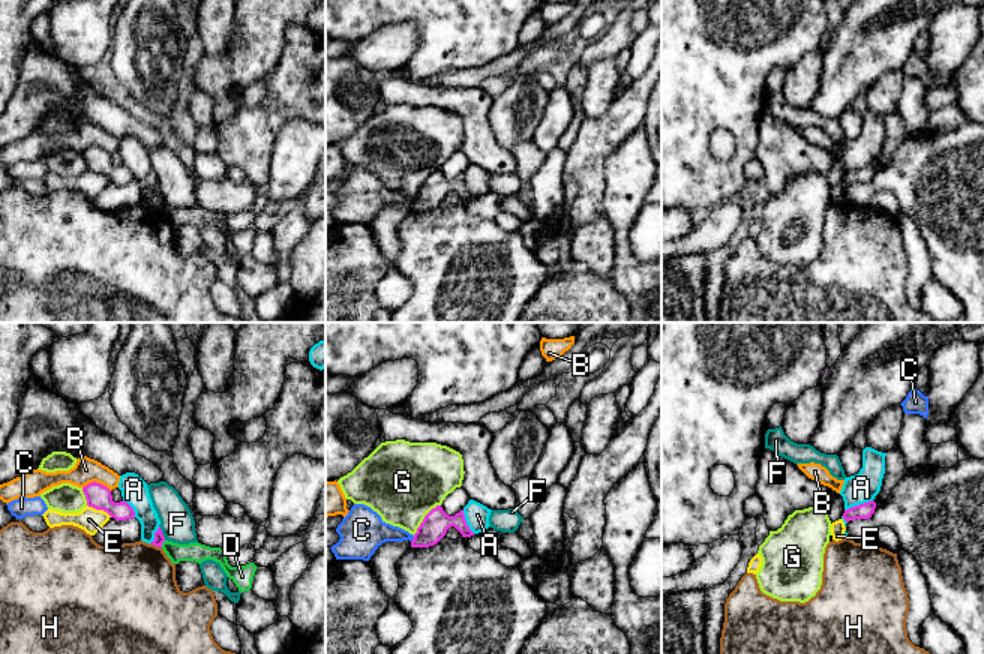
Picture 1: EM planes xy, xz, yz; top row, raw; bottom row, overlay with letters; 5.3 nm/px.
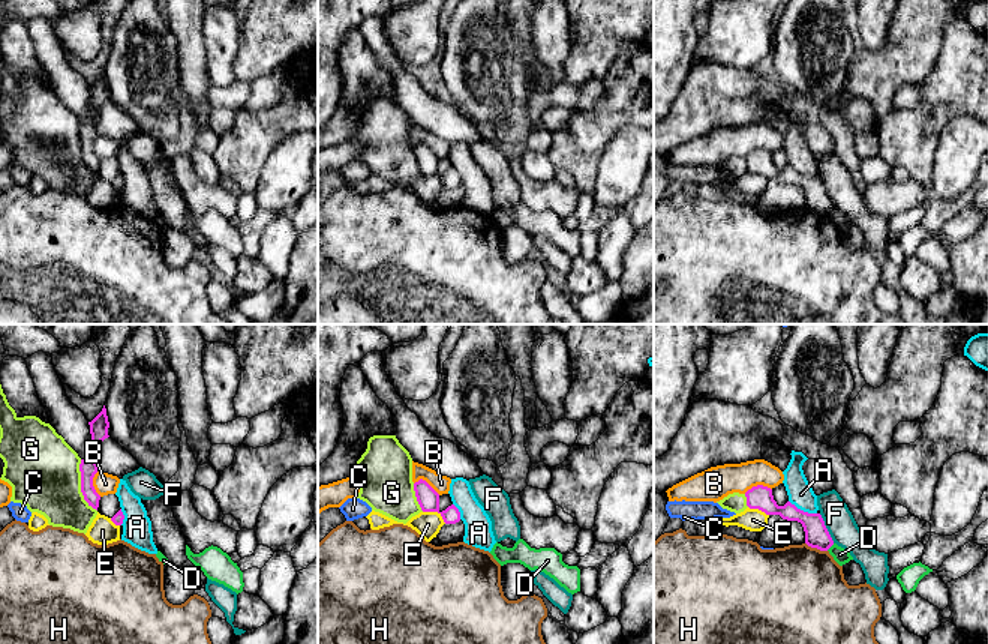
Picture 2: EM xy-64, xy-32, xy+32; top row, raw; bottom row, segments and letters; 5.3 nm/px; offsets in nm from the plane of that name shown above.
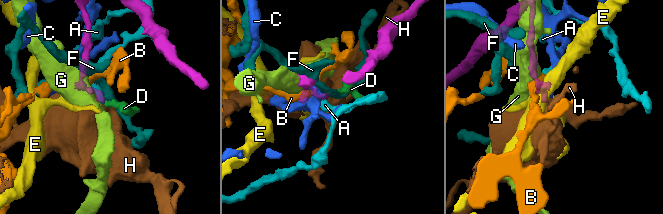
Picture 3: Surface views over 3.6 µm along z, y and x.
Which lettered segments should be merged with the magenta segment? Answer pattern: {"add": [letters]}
{"add": []}

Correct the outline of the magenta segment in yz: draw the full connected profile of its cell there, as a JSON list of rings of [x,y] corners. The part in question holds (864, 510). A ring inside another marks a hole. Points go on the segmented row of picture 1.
[[[868,501],[868,502],[855,506],[855,507],[844,510],[843,519],[846,522],[854,520],[854,519],[868,519],[874,513],[874,508],[876,508],[874,501]]]

